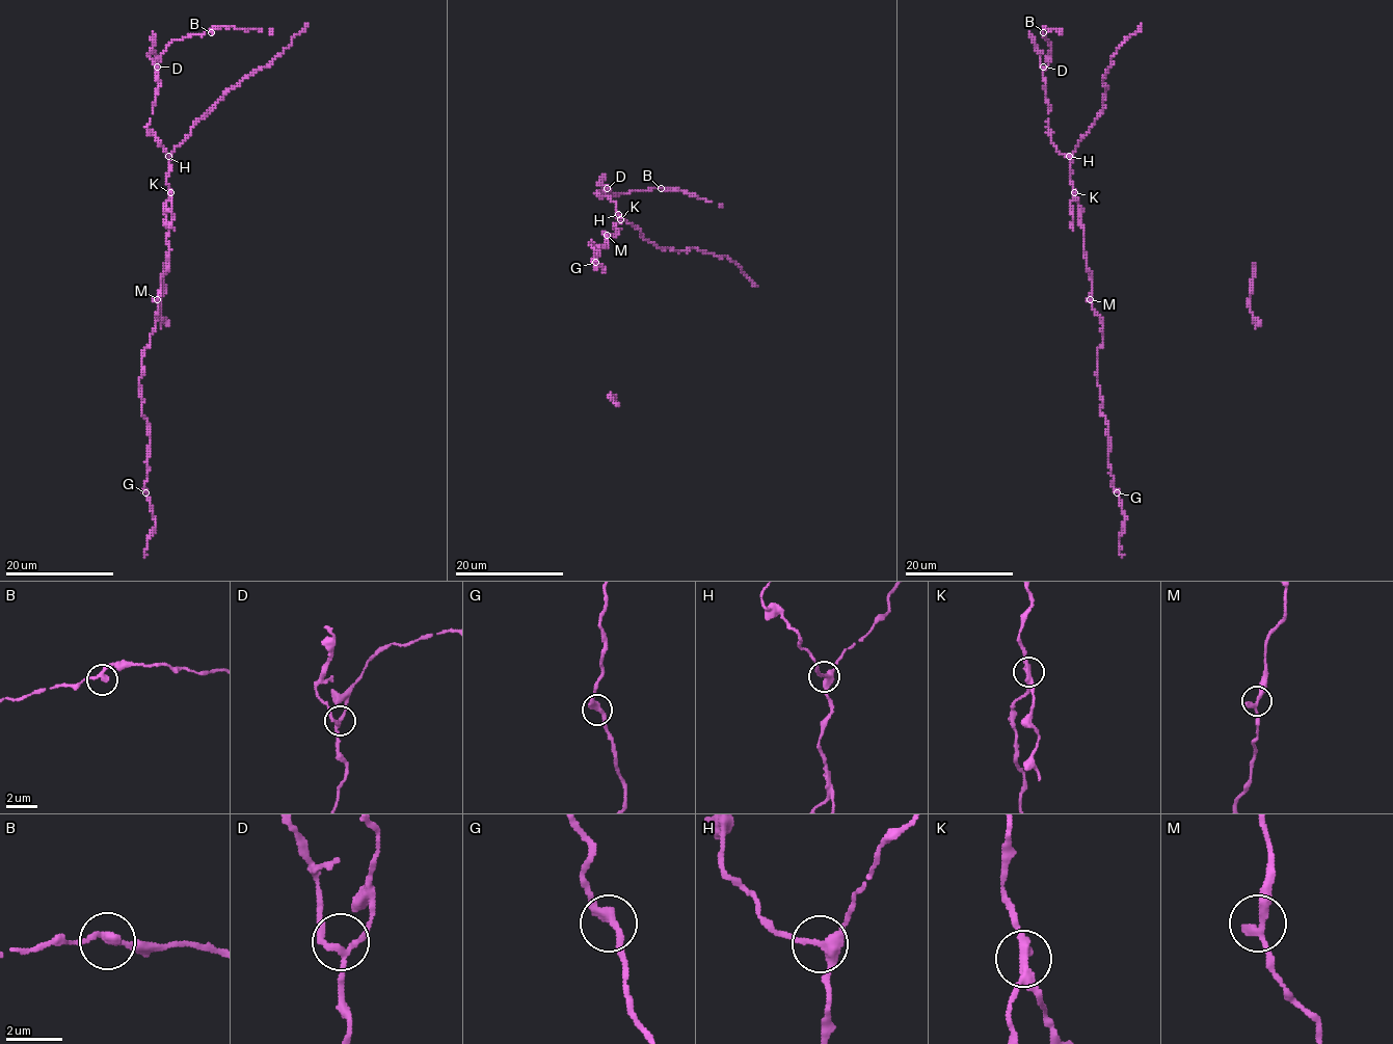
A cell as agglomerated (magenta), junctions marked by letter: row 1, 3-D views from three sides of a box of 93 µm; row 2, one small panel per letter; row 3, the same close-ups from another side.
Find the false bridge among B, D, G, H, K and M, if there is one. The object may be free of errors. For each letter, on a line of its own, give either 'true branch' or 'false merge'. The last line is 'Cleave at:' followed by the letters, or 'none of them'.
B: true branch
D: true branch
G: true branch
H: true branch
K: false merge
M: true branch
Cleave at: K

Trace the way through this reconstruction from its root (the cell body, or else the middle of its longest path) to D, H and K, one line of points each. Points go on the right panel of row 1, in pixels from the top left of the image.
D: (1085, 242), (1071, 181), (1071, 159), (1057, 150), (1047, 132), (1043, 67)
H: (1085, 242), (1085, 228), (1080, 223), (1079, 204), (1071, 181), (1069, 156)
K: (1085, 242), (1085, 228), (1080, 223), (1079, 204), (1073, 193)

